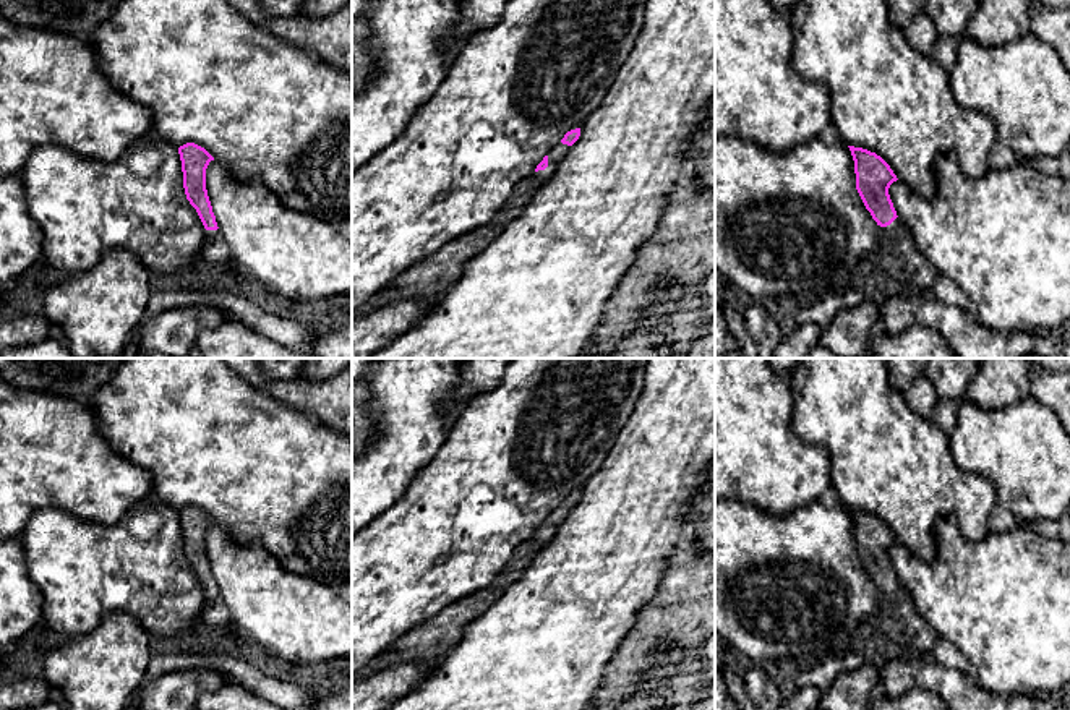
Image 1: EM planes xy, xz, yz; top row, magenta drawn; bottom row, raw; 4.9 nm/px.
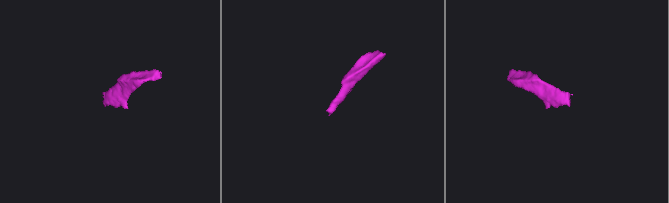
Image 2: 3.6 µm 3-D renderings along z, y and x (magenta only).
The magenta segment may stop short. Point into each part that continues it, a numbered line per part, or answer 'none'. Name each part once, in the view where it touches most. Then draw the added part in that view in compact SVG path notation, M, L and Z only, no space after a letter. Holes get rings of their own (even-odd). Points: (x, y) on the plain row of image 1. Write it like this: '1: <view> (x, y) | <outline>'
1: xz (433, 639) | M558 506L548 515L548 530L519 545L506 569L486 588L457 600L433 619L405 634L389 650L378 655L360 674L366 676L387 665L404 661L434 663L438 658L446 657L462 640L465 627L482 618L503 592L520 579L522 571L532 564L537 553L553 540L569 511Z

